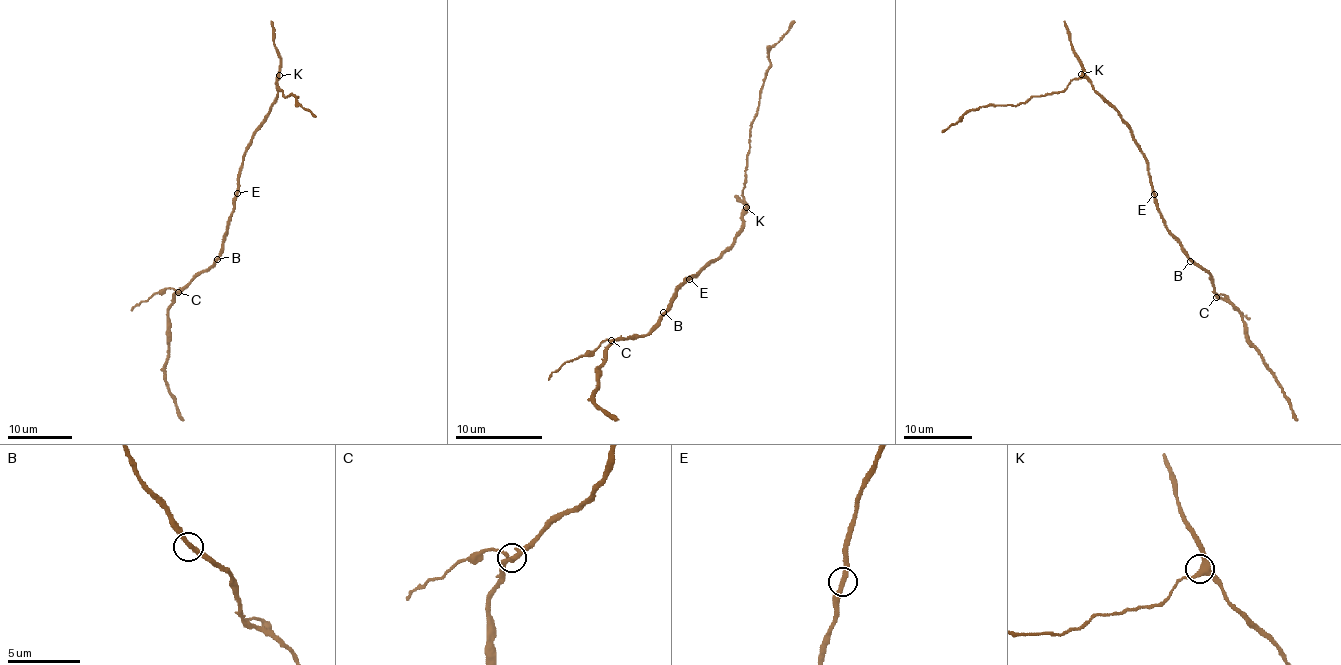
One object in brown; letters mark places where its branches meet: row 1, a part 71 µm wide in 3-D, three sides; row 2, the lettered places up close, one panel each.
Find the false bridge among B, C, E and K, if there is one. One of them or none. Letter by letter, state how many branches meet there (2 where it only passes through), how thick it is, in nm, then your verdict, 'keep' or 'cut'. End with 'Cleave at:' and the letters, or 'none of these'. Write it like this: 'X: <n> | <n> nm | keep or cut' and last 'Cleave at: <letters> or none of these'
B: 2 | 300 nm | keep
C: 3 | 260 nm | cut
E: 2 | 300 nm | keep
K: 3 | 320 nm | keep
Cleave at: C

